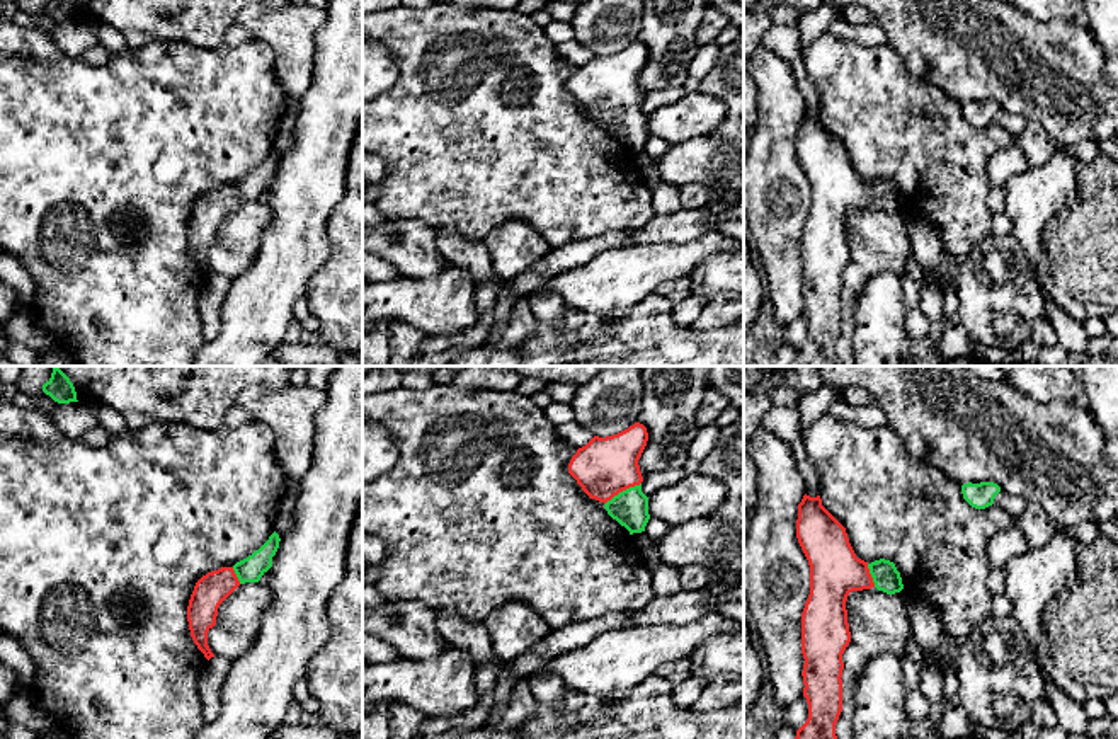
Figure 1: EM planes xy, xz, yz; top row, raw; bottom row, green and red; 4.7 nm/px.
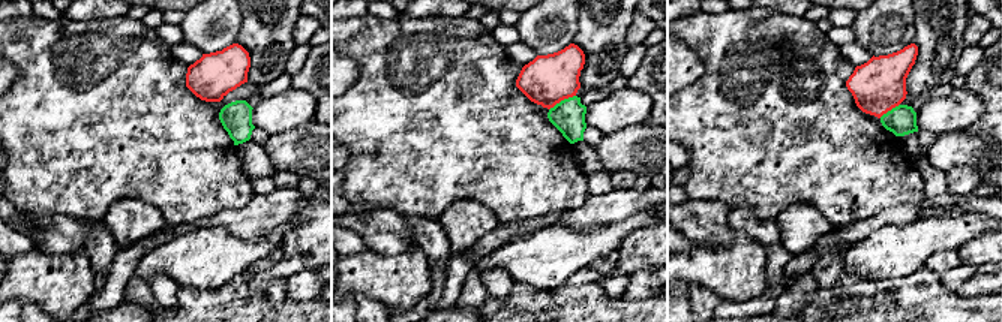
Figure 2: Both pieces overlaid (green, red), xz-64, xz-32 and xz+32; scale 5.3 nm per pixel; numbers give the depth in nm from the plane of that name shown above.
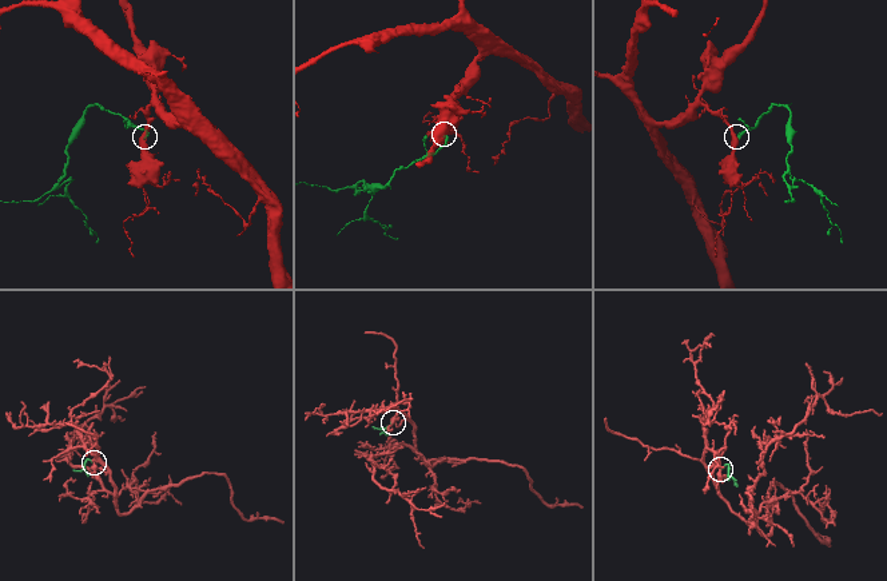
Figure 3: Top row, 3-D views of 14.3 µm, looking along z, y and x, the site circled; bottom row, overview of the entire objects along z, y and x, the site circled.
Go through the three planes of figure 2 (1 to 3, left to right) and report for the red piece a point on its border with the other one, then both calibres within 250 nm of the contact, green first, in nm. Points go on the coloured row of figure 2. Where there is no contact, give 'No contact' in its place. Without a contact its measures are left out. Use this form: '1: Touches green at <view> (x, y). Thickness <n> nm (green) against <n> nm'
1: No contact
2: Touches green at xz-32 (561, 101). Thickness 180 nm (green) against 260 nm
3: Touches green at xz+32 (888, 111). Thickness 160 nm (green) against 280 nm

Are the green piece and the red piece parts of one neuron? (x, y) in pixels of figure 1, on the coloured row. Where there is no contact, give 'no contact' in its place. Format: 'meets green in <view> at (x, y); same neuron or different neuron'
meets green in xz at (623, 491); same neuron

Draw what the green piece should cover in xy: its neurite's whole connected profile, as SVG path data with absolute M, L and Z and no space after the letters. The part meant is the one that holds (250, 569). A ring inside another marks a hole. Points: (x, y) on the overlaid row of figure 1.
M274 531L269 540L247 559L233 567L221 567L202 576L191 594L187 622L194 644L209 661L214 657L208 645L208 632L216 625L220 604L245 582L259 582L272 567L272 557L279 548L279 535Z

